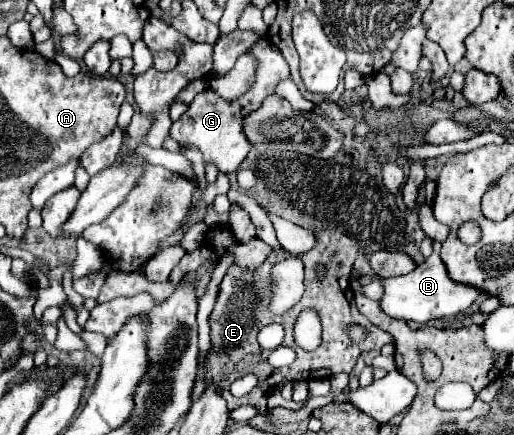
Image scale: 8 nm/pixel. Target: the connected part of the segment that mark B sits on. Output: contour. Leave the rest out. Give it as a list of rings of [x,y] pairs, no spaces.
[[[433,241],[433,253],[427,257],[421,265],[417,265],[411,273],[399,275],[399,277],[389,277],[381,279],[383,283],[383,297],[379,299],[379,307],[383,313],[395,319],[403,319],[407,323],[419,323],[425,325],[433,319],[443,319],[443,317],[455,317],[461,311],[467,311],[471,303],[479,297],[479,289],[461,285],[449,279],[447,269],[439,257],[441,244]]]

